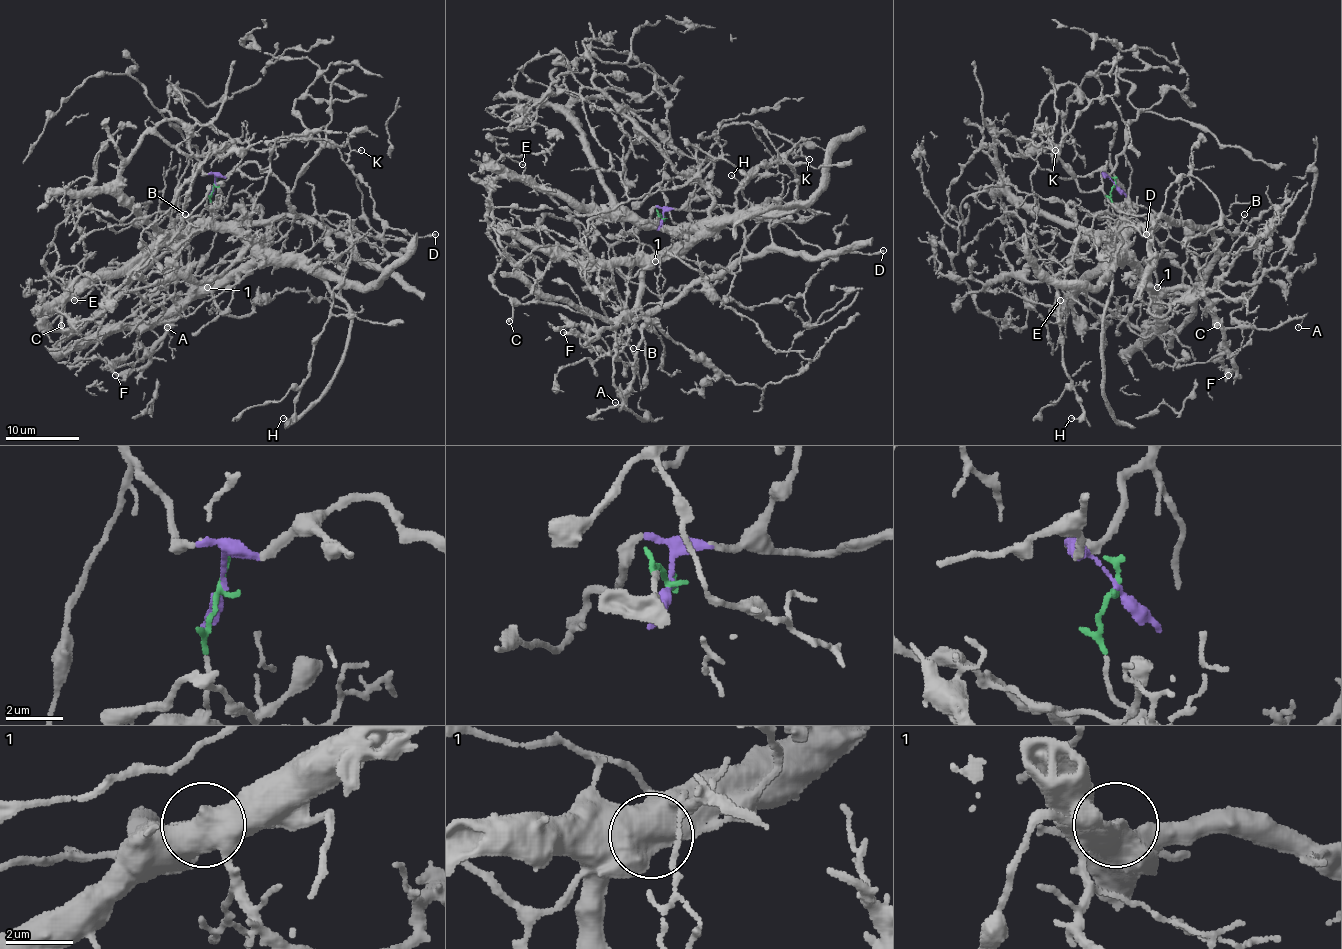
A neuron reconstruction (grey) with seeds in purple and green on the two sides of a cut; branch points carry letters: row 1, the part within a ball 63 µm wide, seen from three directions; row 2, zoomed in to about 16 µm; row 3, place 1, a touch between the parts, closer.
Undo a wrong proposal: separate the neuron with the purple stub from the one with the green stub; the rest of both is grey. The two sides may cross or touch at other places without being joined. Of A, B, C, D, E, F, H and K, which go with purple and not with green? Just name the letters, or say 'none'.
B, C, D, H

